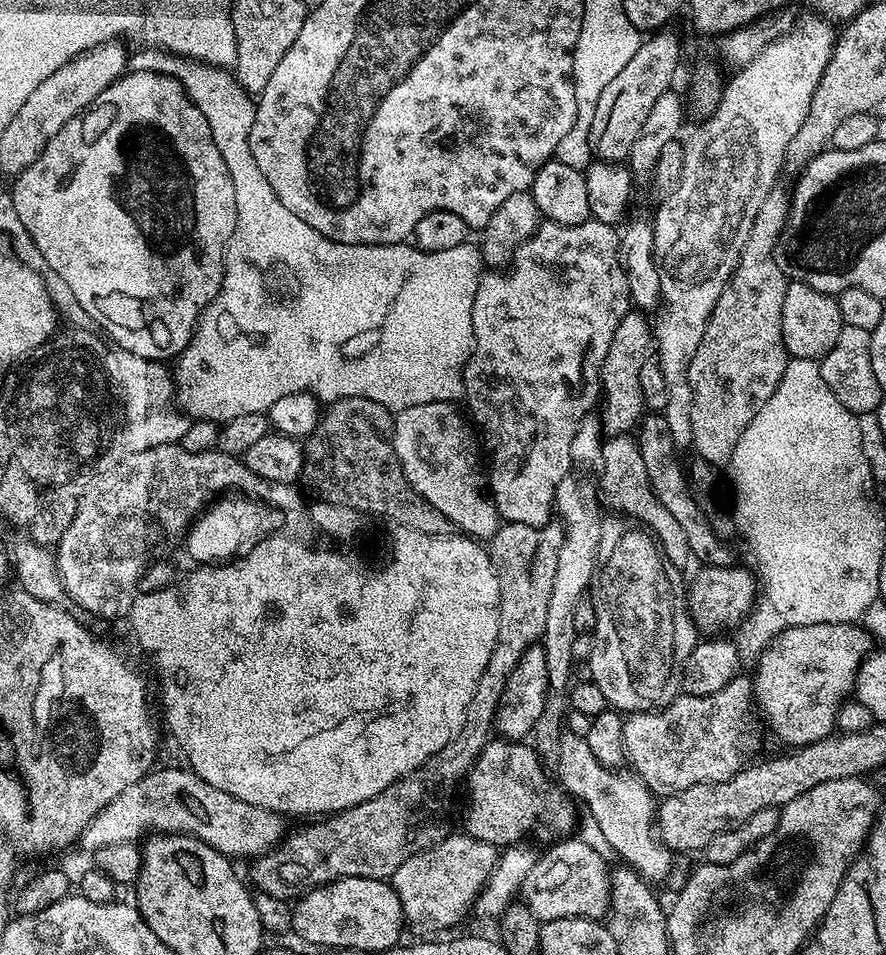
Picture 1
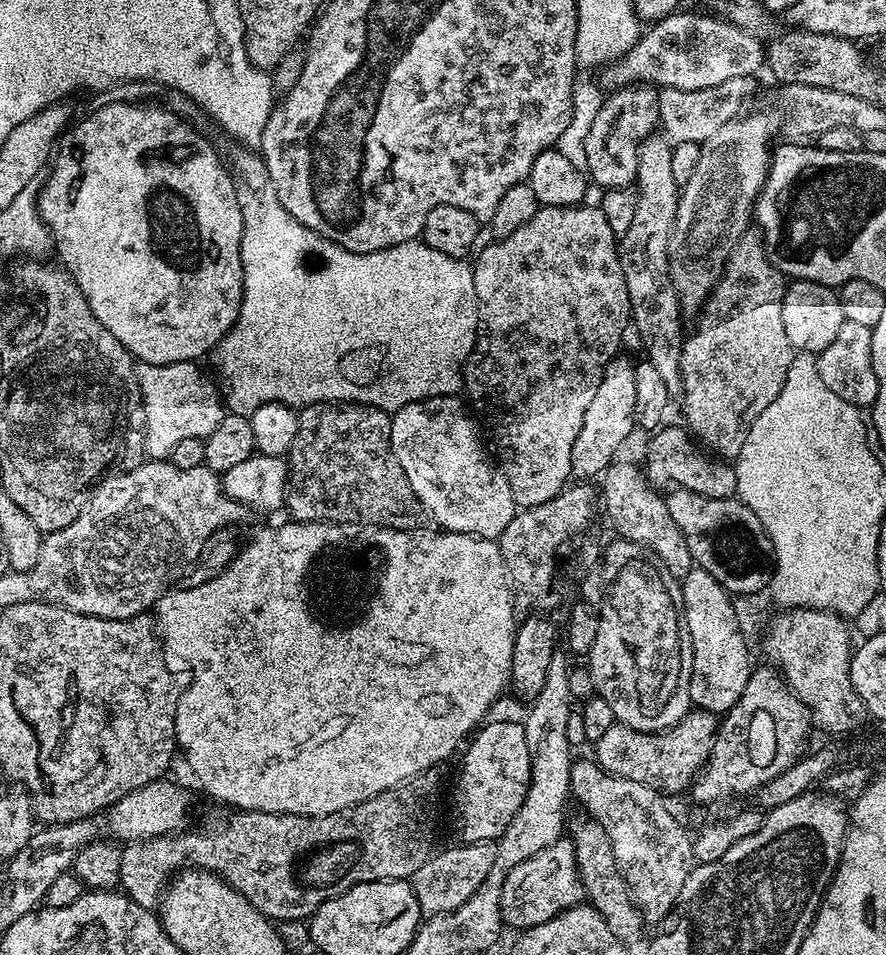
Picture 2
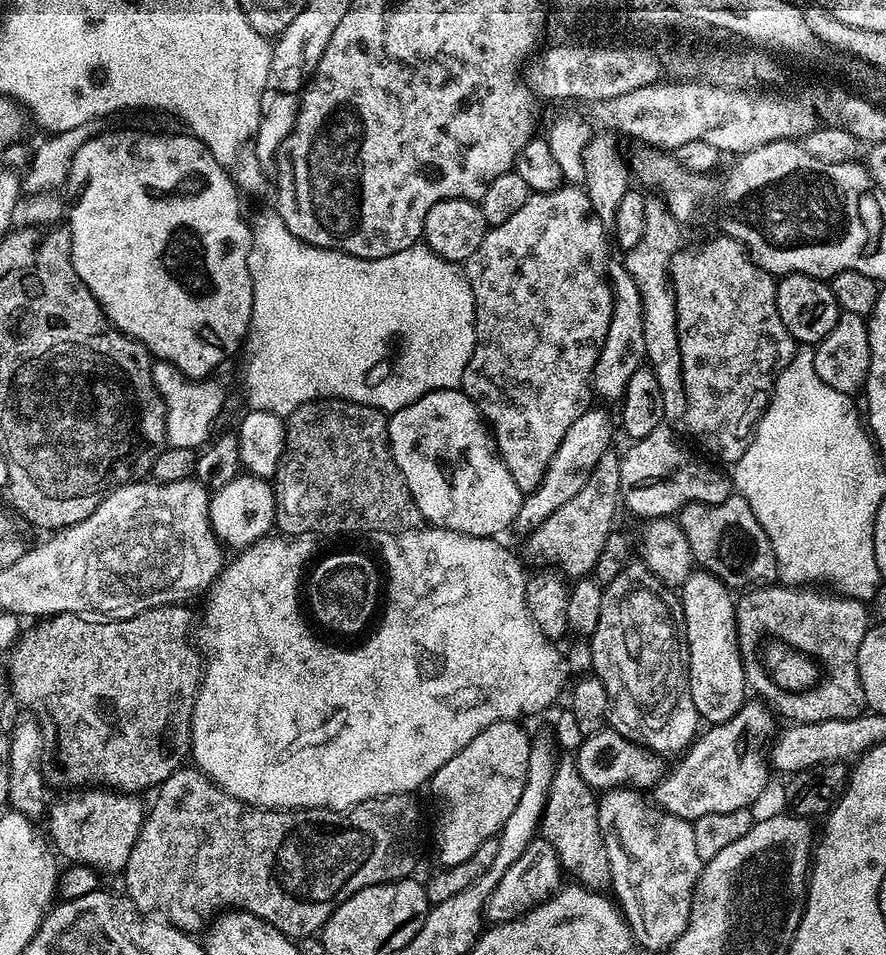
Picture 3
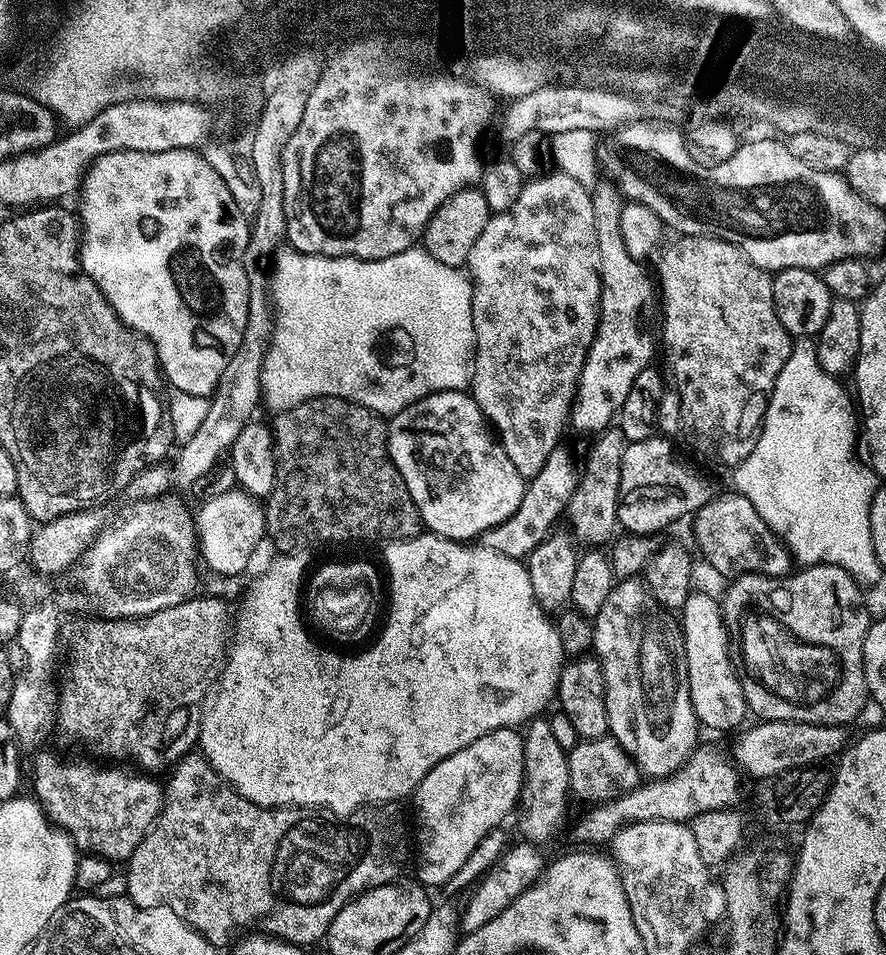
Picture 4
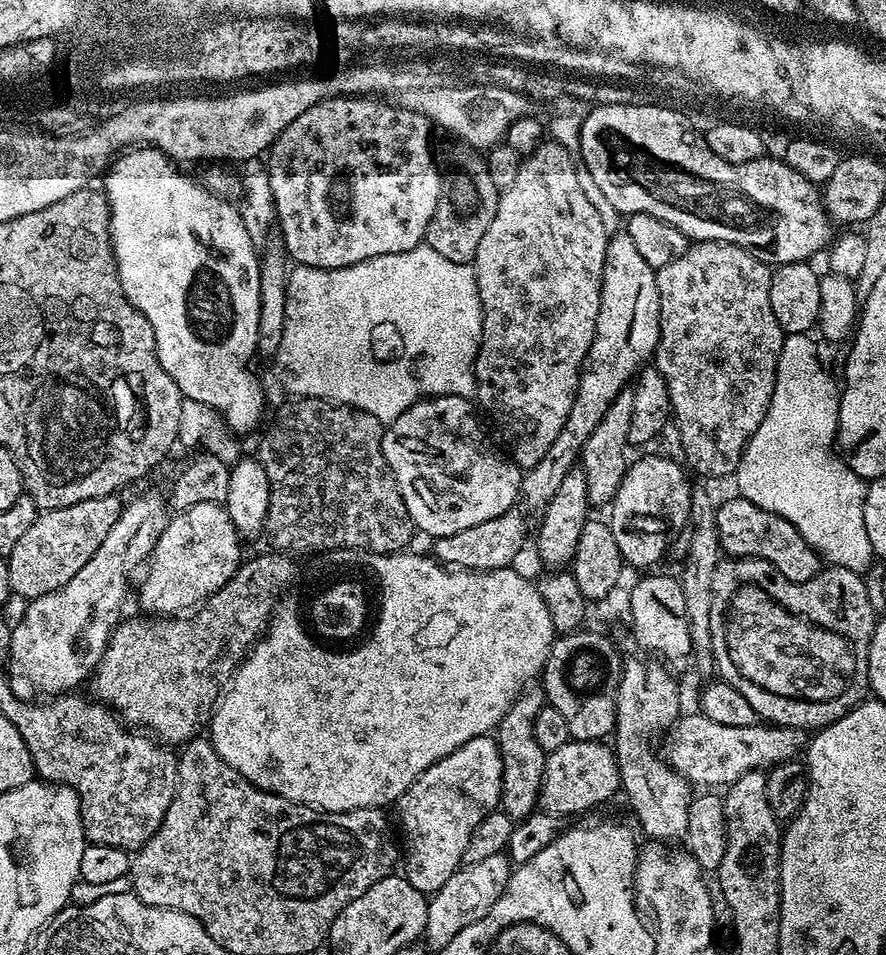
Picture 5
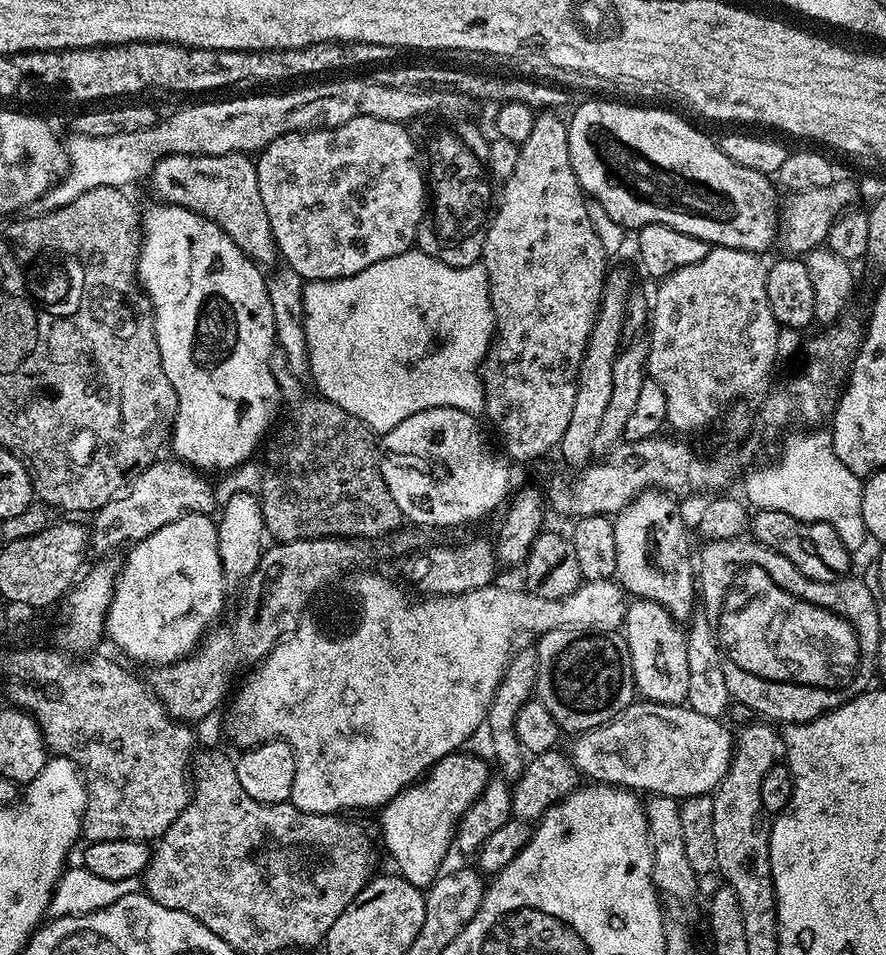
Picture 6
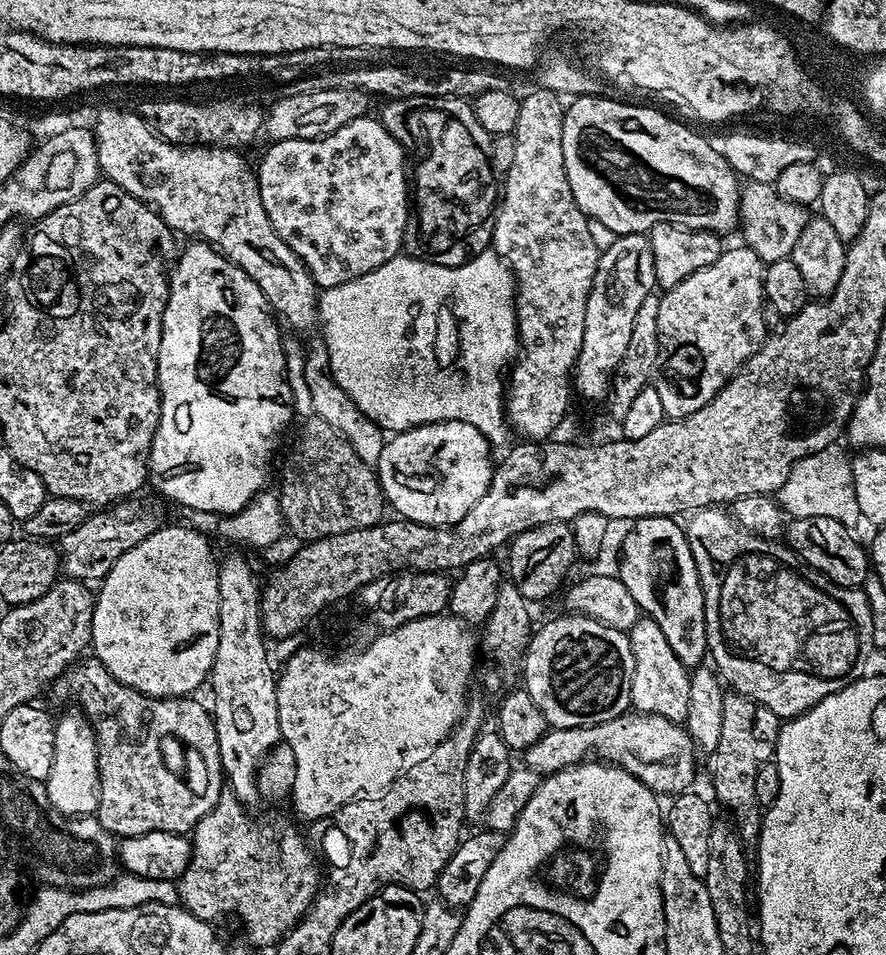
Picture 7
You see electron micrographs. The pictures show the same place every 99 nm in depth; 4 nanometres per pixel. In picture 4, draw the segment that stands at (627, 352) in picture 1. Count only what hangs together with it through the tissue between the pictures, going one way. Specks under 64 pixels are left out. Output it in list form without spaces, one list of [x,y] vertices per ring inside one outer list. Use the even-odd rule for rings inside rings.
[[[557,446],[550,454],[550,458],[546,458],[546,466],[542,466],[542,470],[538,470],[538,474],[527,481],[518,510],[514,510],[514,514],[510,514],[506,522],[487,528],[479,536],[479,543],[499,556],[509,556],[515,560],[527,558],[546,539],[549,532],[557,527],[556,519],[565,513],[568,503],[576,493],[578,481],[580,472],[577,461],[575,464],[571,456]]]

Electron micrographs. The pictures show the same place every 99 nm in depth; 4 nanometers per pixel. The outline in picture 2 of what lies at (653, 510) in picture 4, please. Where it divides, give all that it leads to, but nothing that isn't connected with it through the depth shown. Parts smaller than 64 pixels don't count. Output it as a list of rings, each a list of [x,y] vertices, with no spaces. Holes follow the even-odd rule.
[[[663,425],[649,437],[649,440],[644,469],[645,475],[653,487],[686,488],[694,493],[702,494],[704,497],[718,498],[719,500],[731,499],[737,493],[735,467],[702,449],[683,425]]]

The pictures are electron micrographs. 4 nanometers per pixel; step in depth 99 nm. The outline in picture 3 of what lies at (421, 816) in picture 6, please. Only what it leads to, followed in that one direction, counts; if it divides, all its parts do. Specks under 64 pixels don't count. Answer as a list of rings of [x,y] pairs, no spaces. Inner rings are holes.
[[[515,720],[494,722],[494,726],[486,726],[478,738],[470,742],[442,770],[432,776],[430,789],[436,799],[436,856],[443,867],[458,866],[458,862],[466,862],[482,846],[482,842],[500,835],[502,826],[506,826],[506,818],[510,818],[514,806],[518,806],[518,798],[522,798],[522,790],[526,786],[526,770],[530,758],[532,740],[524,733],[523,723]]]

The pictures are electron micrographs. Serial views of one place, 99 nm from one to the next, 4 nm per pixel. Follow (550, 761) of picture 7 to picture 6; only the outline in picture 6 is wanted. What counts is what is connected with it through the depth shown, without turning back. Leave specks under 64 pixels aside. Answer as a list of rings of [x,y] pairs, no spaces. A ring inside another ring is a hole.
[[[640,698],[610,722],[579,733],[570,749],[572,764],[577,773],[589,776],[589,781],[597,784],[610,784],[640,794],[674,796],[679,801],[688,796],[707,796],[716,791],[732,761],[734,736],[724,723],[723,719],[706,718],[706,714],[698,714],[684,704],[655,704]]]

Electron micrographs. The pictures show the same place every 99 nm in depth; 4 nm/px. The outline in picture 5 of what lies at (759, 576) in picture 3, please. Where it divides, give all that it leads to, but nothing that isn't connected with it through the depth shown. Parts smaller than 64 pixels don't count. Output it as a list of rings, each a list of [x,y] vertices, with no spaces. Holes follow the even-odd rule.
[[[739,494],[733,497],[716,510],[720,547],[729,557],[753,556],[770,562],[777,573],[790,578],[790,582],[806,582],[819,574],[822,567],[820,553],[806,542],[806,538],[802,538],[802,534],[798,534],[794,525],[770,510],[762,510],[762,506],[754,506],[754,502]]]

